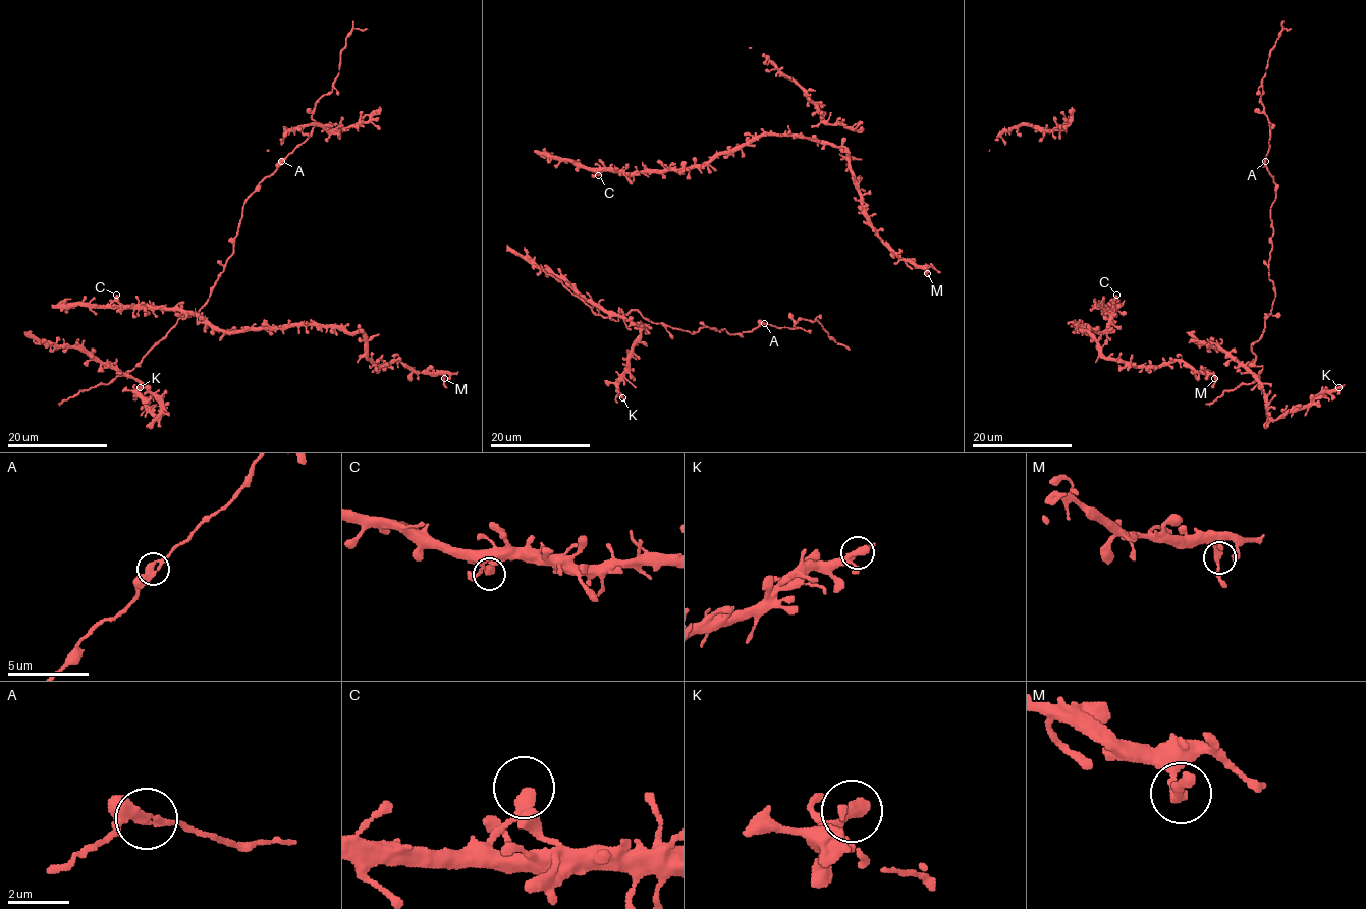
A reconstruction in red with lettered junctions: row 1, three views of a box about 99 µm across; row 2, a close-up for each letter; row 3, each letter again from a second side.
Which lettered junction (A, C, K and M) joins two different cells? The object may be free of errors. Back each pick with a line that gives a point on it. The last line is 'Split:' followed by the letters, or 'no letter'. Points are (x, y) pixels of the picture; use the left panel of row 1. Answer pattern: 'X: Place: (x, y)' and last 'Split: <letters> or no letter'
Split: no letter

